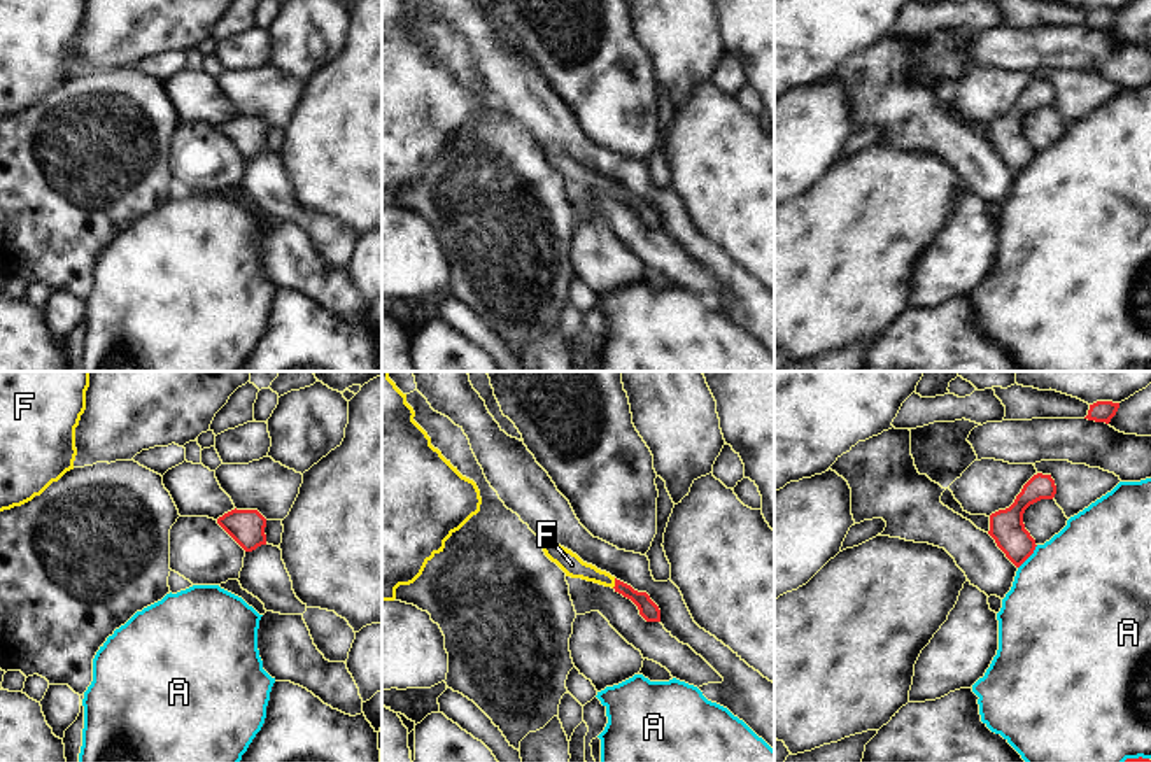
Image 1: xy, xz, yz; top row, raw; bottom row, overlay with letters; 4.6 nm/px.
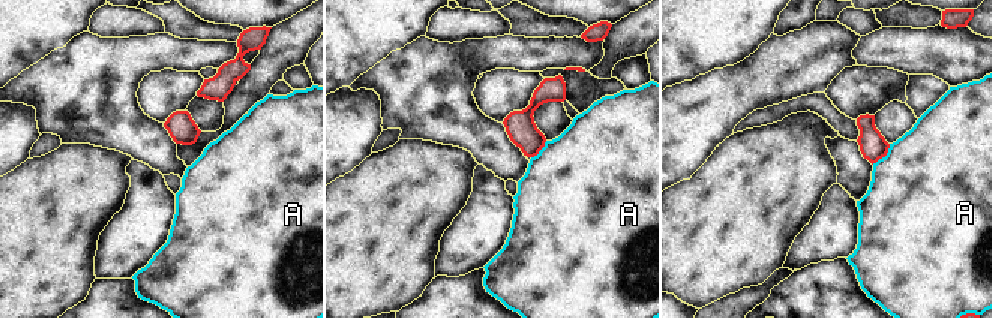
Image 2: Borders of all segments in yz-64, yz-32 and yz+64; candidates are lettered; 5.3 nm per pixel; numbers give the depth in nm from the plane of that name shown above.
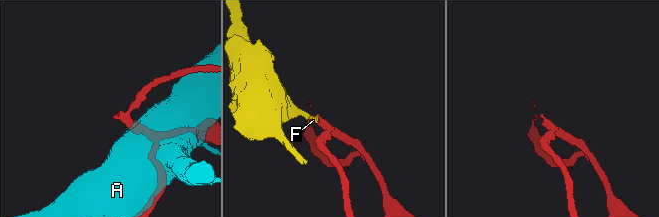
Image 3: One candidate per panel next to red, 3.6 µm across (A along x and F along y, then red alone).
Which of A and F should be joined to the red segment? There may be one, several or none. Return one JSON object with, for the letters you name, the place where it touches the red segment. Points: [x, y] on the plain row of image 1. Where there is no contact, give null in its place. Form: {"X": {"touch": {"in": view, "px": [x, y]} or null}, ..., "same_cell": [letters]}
{"F": {"touch": {"in": "xz", "px": [615, 191]}}, "same_cell": ["F"]}

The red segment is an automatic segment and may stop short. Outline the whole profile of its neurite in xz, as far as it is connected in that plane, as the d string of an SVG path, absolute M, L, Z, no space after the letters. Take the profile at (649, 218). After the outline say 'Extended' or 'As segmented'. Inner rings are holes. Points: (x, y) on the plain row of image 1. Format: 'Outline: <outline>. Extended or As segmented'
Outline: M541 149L541 156L545 163L566 180L566 184L611 194L615 200L631 207L646 229L660 229L660 217L646 200L634 198L631 193L617 187L610 180L601 179L592 172L583 170L576 161L554 149Z. Extended.

